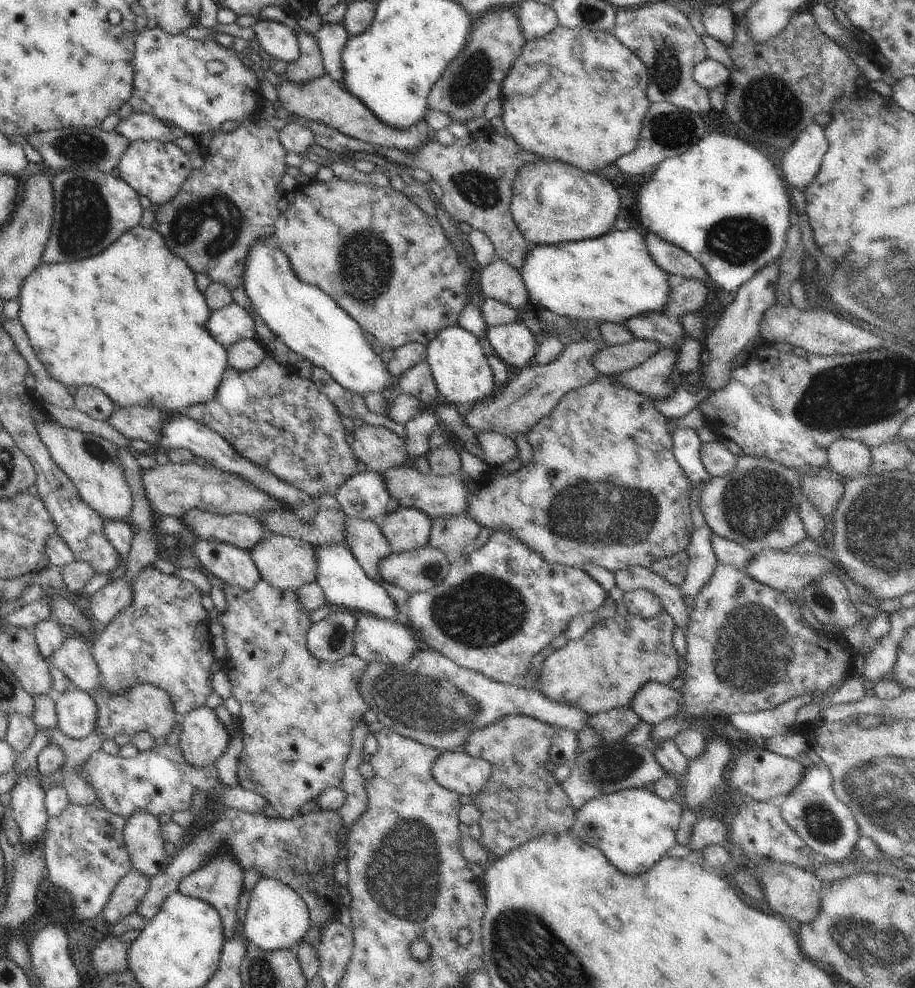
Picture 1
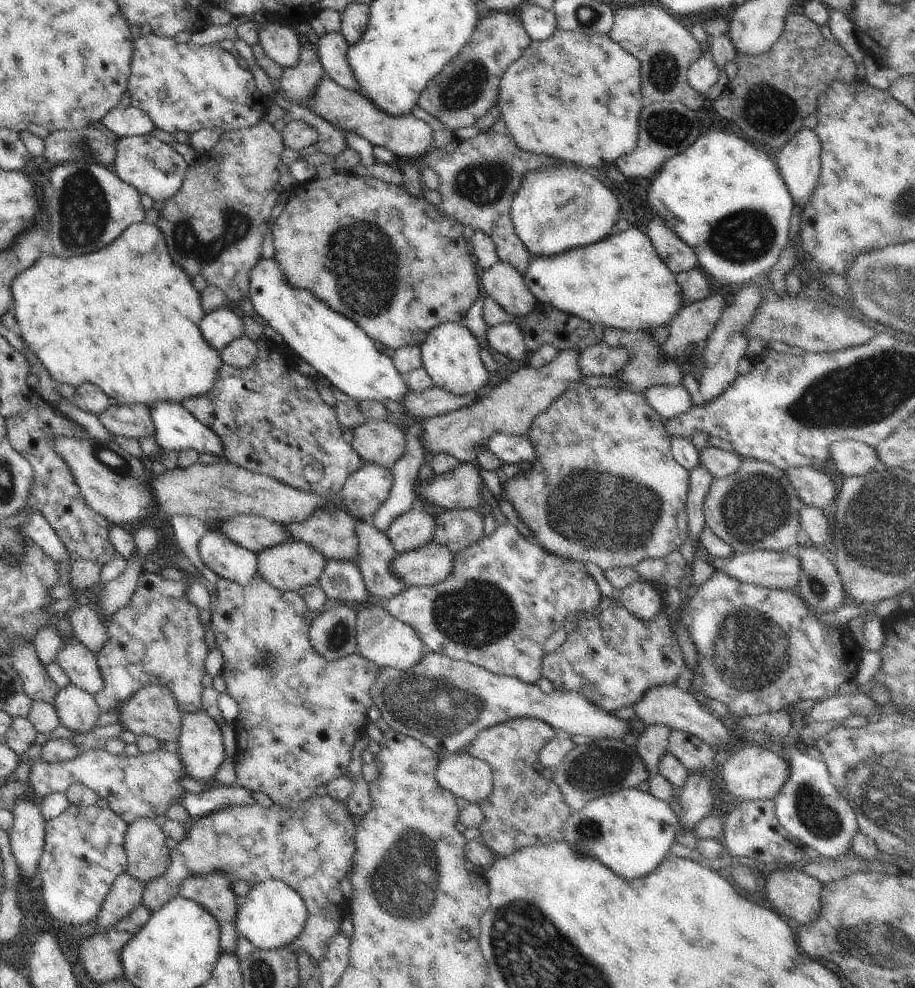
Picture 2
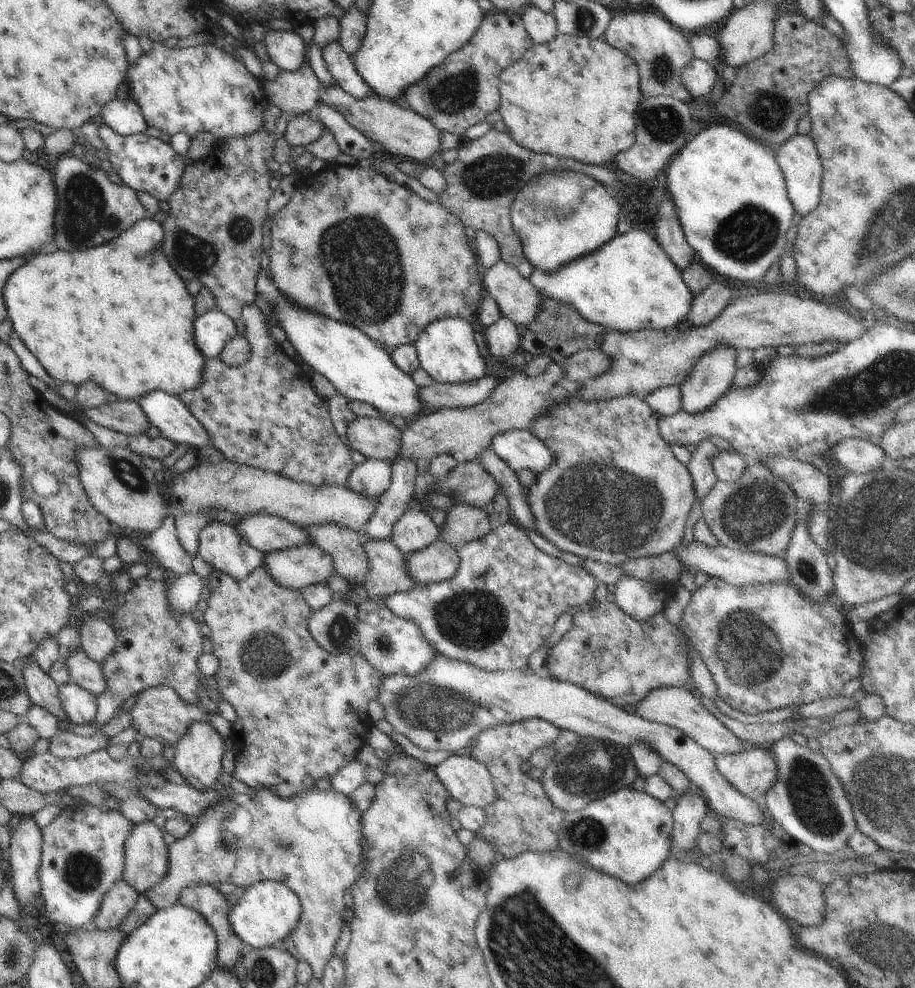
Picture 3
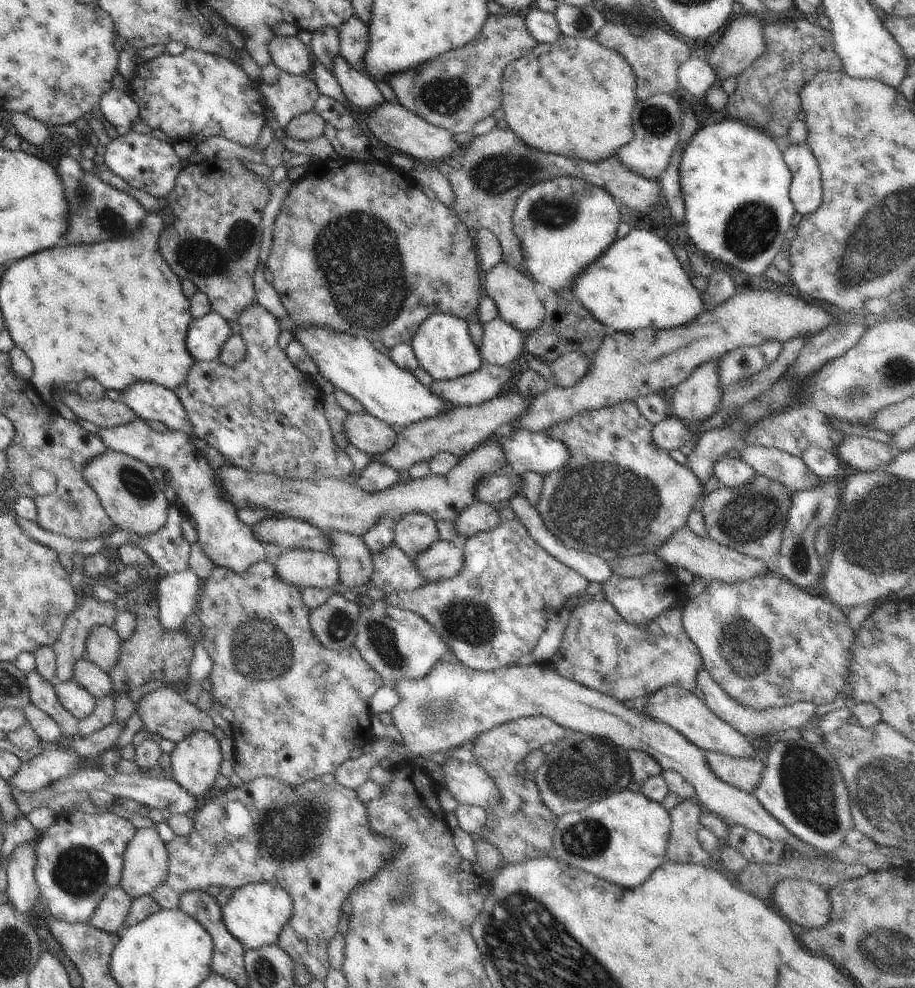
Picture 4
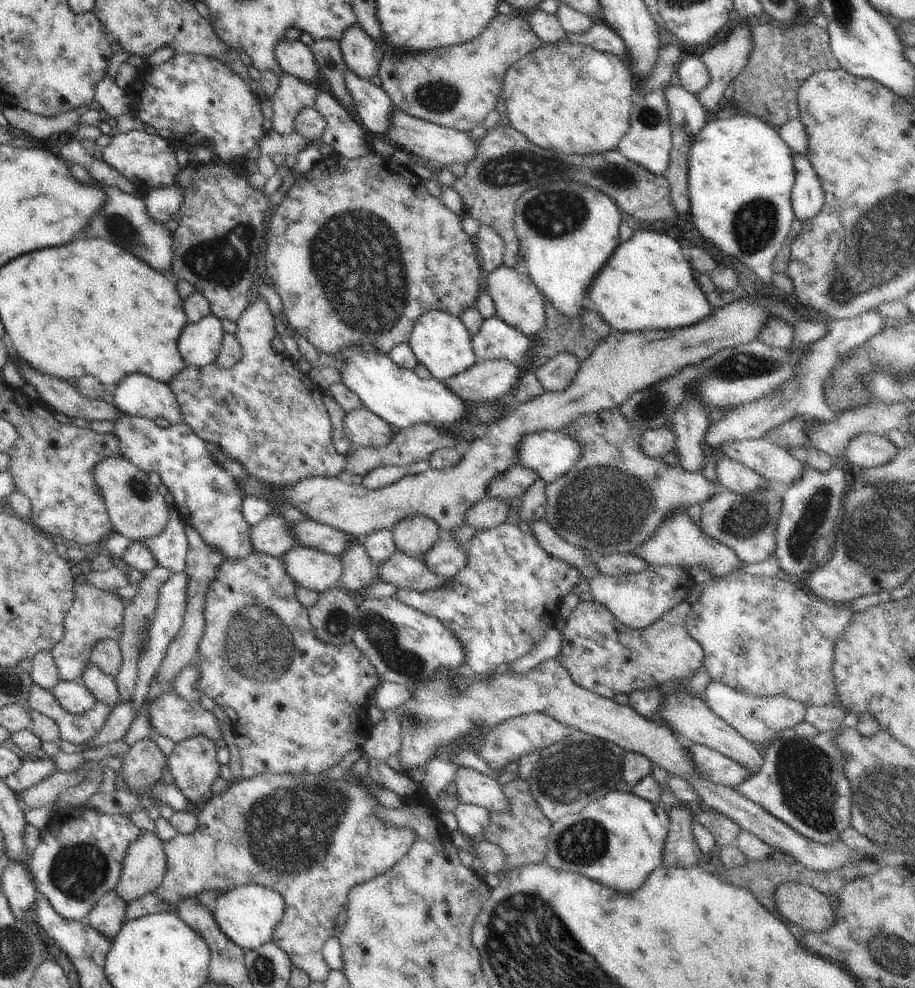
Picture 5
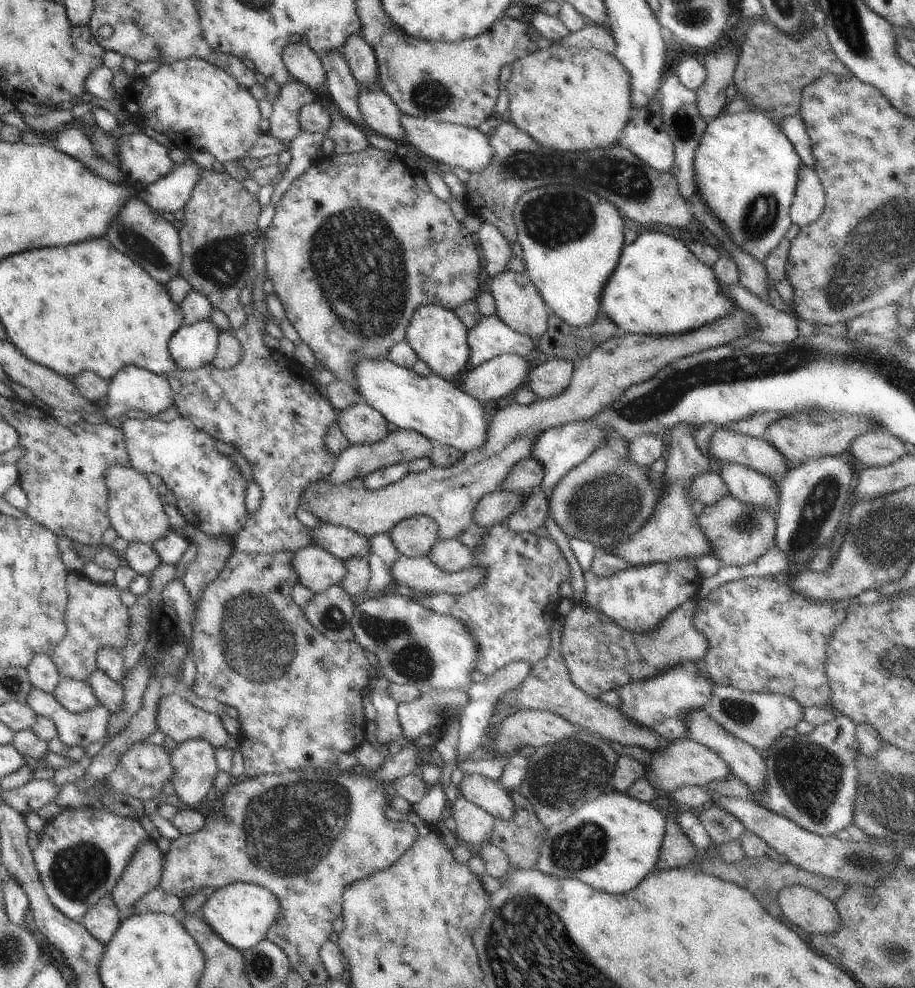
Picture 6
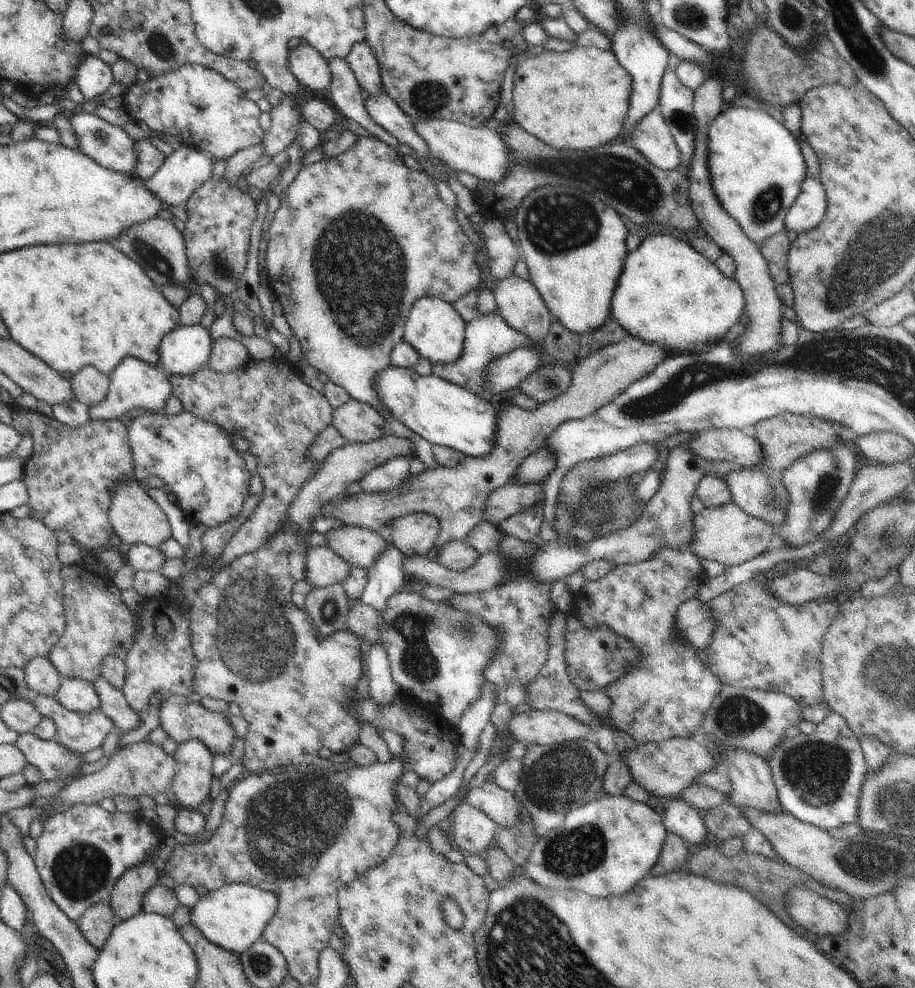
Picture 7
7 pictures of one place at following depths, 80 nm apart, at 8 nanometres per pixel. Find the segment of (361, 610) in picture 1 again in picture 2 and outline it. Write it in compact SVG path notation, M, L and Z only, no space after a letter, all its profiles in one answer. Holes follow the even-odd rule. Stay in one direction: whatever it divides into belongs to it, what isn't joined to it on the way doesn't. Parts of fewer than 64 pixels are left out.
M326 559L318 584L329 599L356 608L376 602L366 588L360 569L346 559Z

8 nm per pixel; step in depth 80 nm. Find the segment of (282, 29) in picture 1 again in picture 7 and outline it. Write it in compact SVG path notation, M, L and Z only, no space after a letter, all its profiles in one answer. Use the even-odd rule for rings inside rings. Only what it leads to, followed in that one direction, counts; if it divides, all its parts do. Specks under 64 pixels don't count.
M300 44L289 51L289 67L300 84L310 90L326 90L330 86L328 61L310 45Z

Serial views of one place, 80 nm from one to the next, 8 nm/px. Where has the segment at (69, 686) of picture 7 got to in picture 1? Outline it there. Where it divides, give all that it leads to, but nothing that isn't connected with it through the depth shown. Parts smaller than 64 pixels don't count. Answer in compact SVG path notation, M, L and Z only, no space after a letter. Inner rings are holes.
M72 687L55 701L57 728L67 737L80 740L95 729L97 704L87 692Z

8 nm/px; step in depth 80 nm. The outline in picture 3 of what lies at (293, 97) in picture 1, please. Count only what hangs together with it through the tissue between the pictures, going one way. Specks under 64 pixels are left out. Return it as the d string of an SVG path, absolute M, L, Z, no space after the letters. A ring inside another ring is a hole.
M332 85L322 90L320 102L339 112L348 124L358 129L368 140L381 144L395 159L422 162L430 158L440 148L441 130L431 121L418 113L406 109L396 103L376 96L354 98L338 85Z

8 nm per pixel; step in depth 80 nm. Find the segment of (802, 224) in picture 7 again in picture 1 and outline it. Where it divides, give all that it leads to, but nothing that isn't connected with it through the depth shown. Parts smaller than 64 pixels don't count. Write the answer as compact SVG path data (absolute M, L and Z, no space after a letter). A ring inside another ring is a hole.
M812 121L781 158L786 182L804 191L818 174L828 147L824 125Z

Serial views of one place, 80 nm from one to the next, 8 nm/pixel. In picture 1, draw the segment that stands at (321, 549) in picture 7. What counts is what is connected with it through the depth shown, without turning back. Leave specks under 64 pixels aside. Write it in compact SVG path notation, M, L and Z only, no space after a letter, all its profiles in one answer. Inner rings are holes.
M268 533L260 543L249 551L261 578L276 588L297 591L316 580L317 560L314 547L305 540Z

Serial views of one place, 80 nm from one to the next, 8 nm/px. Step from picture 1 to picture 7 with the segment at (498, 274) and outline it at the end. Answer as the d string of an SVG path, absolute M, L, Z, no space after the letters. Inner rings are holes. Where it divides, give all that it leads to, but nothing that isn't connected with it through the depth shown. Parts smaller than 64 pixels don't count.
M512 273L506 278L496 281L493 293L497 304L496 312L506 321L506 324L525 334L534 345L539 346L550 330L553 316L533 281L523 279Z

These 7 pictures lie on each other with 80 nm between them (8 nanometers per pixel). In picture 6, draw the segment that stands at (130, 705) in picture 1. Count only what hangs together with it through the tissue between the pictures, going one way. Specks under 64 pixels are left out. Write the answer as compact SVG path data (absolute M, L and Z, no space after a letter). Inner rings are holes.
M180 691L166 696L158 704L156 725L178 745L191 739L205 739L218 750L230 736L218 715L196 708Z

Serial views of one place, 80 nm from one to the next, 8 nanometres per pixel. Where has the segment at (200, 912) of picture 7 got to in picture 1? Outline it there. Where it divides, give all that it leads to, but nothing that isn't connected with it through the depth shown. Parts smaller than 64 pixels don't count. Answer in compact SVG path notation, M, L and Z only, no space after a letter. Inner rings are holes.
M268 877L260 879L251 892L241 932L252 945L265 951L277 951L303 944L311 927L311 918L308 905L301 896L281 880Z

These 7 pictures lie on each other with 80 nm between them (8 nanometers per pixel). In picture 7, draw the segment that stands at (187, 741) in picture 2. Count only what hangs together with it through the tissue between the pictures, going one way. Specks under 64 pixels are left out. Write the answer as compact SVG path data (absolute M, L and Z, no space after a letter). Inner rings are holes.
M201 740L178 745L173 754L177 771L168 788L186 809L198 806L209 796L213 781L213 752Z

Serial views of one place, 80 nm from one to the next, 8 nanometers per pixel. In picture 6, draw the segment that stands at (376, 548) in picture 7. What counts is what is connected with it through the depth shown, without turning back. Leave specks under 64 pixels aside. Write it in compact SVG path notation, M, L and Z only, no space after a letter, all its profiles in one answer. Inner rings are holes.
M323 523L310 529L314 543L327 552L346 561L350 558L368 558L370 554L370 537L362 536L360 532L354 532L350 528Z

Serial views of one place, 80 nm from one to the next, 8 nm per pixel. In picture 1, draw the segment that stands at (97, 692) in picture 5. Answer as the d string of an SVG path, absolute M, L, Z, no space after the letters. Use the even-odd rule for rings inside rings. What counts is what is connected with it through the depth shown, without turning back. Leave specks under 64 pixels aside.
M80 636L66 637L62 646L48 658L52 667L61 670L73 686L92 695L101 686L101 674L91 653L90 644Z

